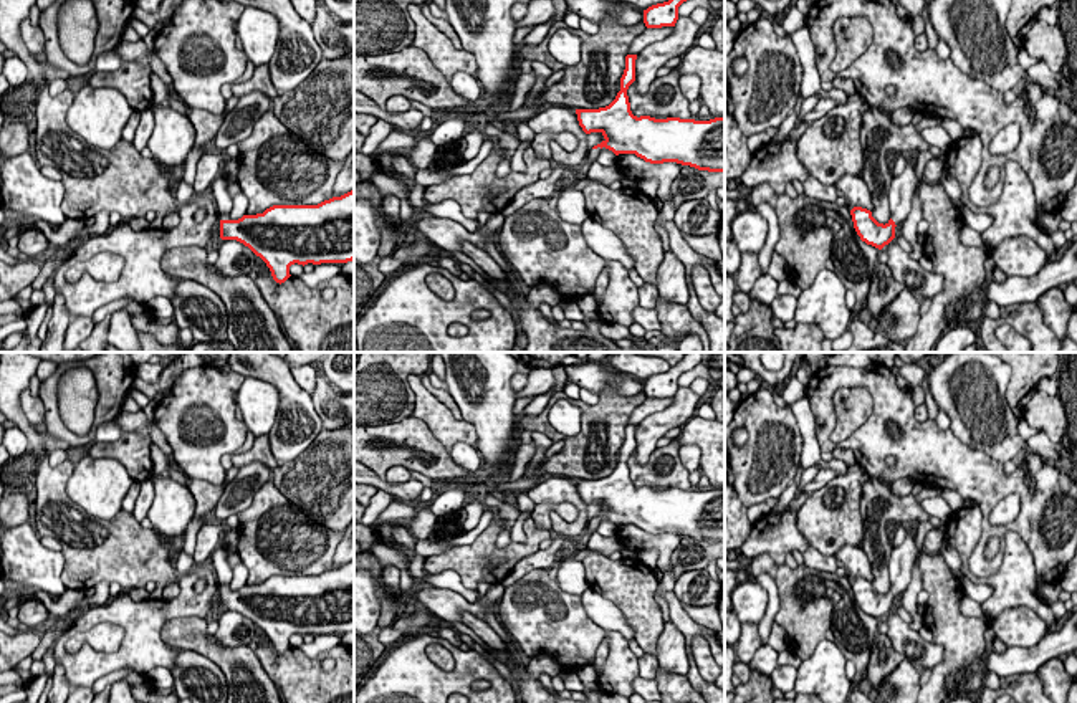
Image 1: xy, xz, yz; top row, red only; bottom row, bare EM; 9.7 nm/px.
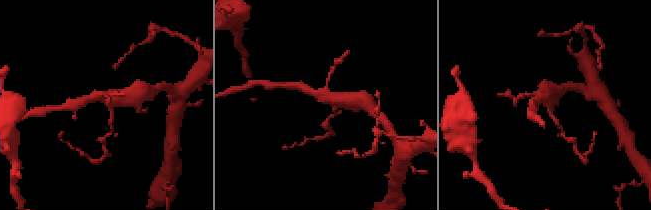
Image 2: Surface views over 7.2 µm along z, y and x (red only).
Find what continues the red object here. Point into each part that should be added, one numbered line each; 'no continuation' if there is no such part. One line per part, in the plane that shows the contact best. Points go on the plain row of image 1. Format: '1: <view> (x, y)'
1: xy (222, 569)

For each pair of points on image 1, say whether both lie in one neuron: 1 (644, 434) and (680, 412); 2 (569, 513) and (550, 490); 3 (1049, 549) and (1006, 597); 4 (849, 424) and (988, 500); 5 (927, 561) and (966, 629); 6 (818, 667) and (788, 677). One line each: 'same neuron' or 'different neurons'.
1: same neuron
2: different neurons
3: different neurons
4: different neurons
5: same neuron
6: different neurons

